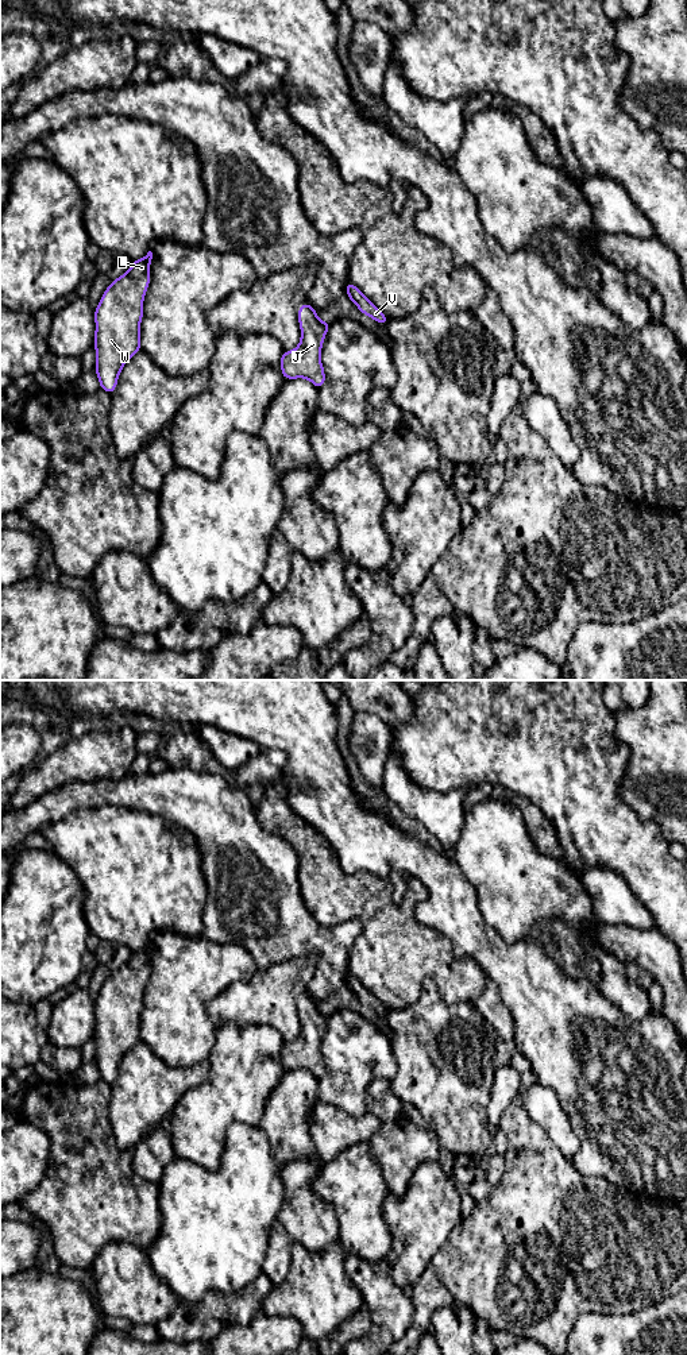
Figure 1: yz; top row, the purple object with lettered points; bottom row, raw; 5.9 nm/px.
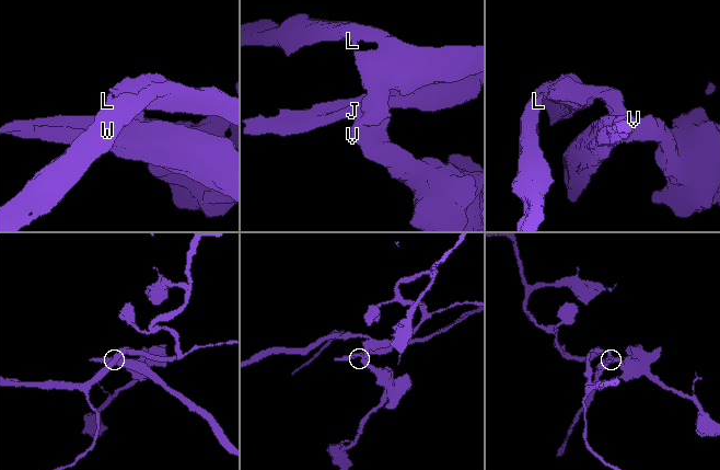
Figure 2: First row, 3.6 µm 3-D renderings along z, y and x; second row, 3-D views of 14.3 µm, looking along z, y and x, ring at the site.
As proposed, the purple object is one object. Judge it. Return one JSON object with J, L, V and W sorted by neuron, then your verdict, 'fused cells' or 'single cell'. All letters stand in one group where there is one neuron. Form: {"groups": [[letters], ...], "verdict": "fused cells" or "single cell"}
{"groups": [["J"], ["L", "V", "W"]], "verdict": "fused cells"}

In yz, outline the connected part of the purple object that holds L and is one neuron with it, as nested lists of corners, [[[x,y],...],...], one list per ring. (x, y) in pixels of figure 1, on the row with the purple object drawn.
[[[153,252],[132,262],[131,269],[112,281],[94,309],[96,366],[100,387],[109,395],[119,374],[140,348],[143,298],[150,283]]]

